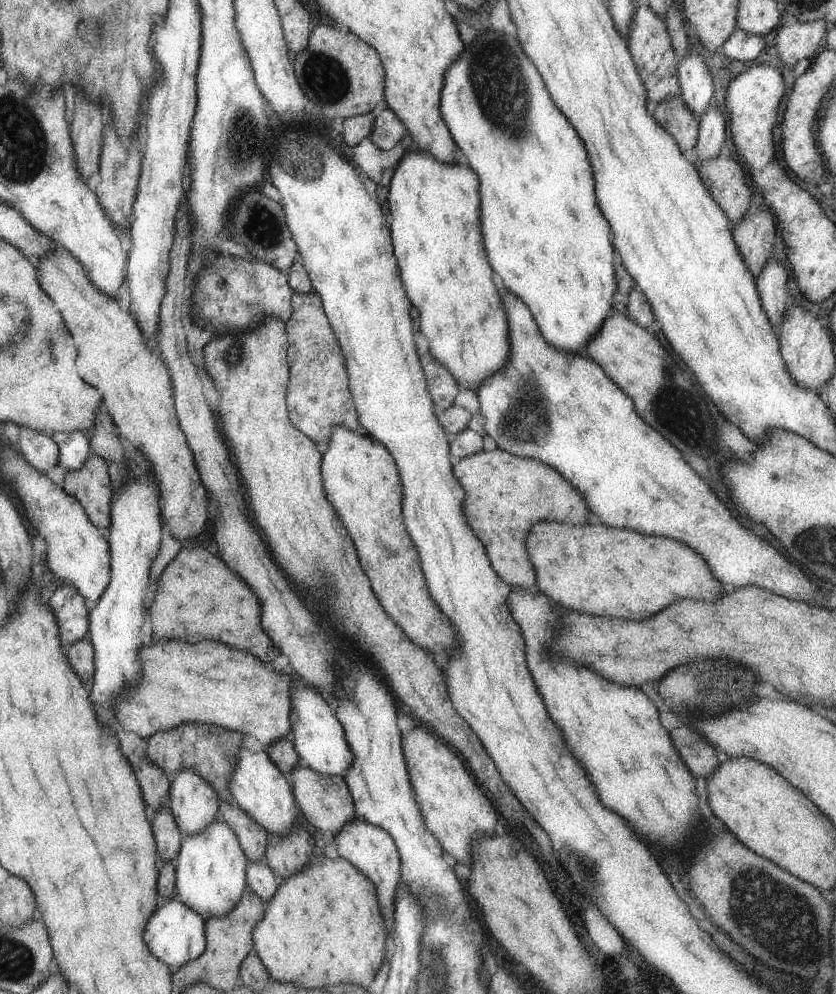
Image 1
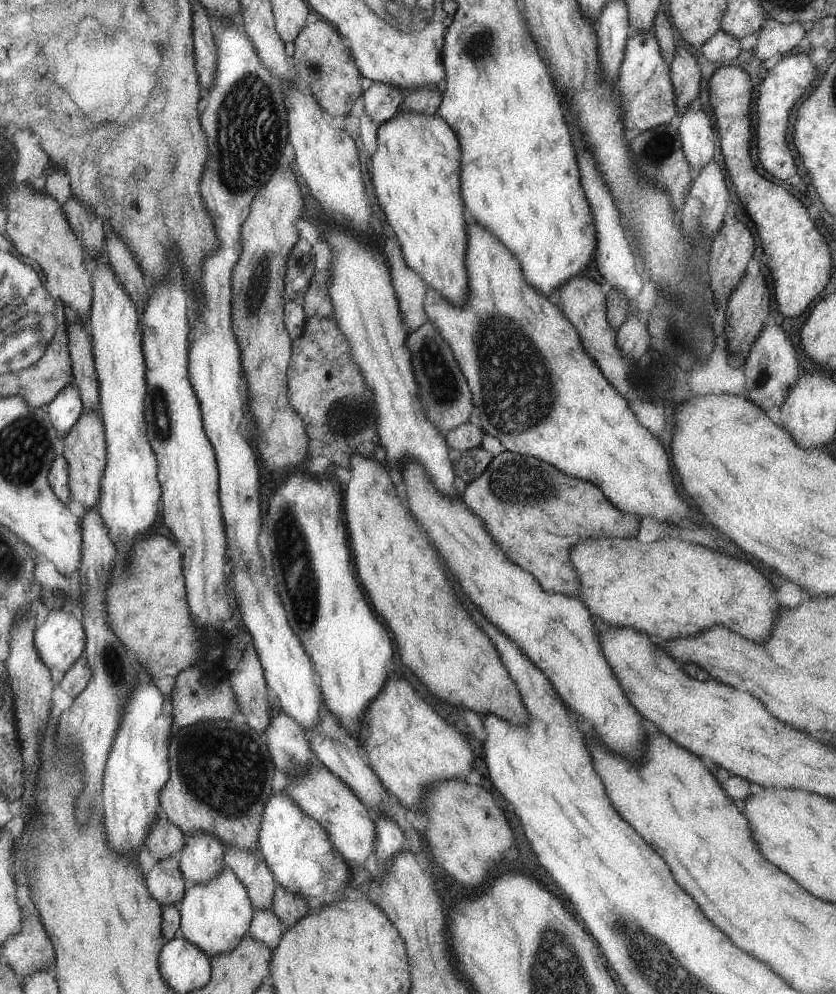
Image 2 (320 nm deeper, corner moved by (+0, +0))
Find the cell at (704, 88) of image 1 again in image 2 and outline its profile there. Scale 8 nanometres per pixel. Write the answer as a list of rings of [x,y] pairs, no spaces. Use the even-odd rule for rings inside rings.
[[[692,104],[685,113],[678,115],[675,125],[686,160],[697,175],[714,158],[714,144],[718,136],[712,122],[698,104]]]

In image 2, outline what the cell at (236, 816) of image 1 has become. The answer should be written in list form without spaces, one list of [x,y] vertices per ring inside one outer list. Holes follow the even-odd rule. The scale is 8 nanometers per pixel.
[[[230,847],[225,849],[224,861],[248,891],[255,910],[270,911],[278,884],[260,855]]]

